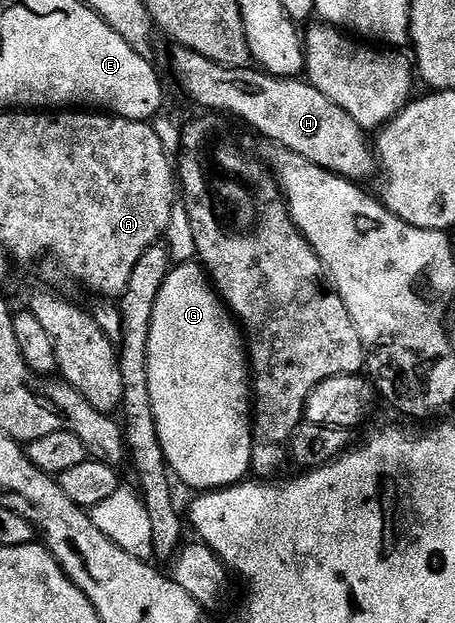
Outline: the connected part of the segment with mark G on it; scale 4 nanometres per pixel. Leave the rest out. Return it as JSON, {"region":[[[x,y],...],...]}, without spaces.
{"region":[[[197,262],[171,267],[160,298],[156,298],[148,342],[148,386],[166,463],[177,479],[179,476],[188,487],[198,488],[194,490],[221,490],[247,479],[254,449],[248,349],[241,327]]]}

